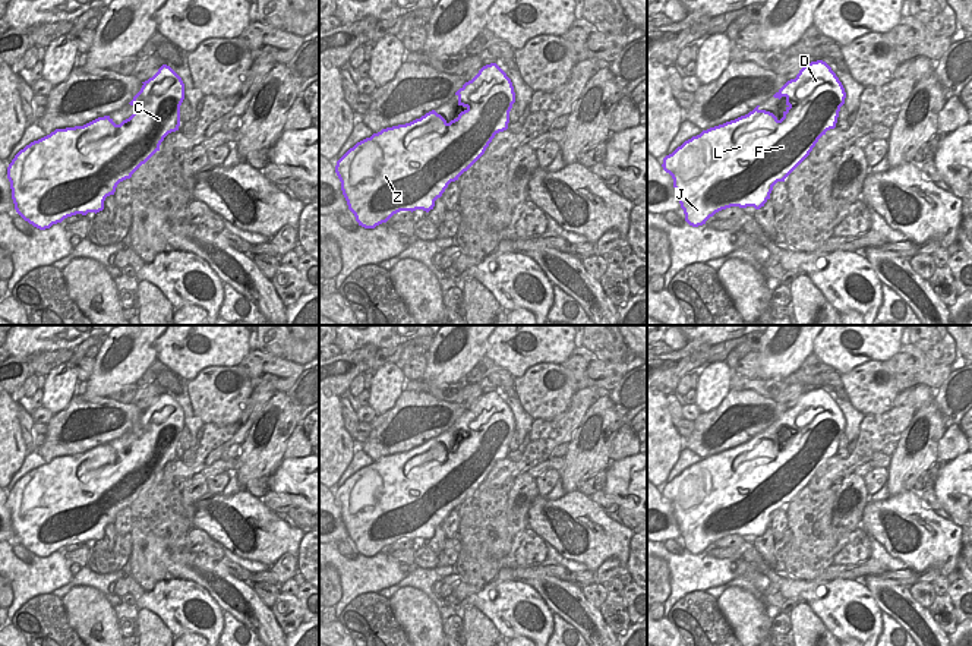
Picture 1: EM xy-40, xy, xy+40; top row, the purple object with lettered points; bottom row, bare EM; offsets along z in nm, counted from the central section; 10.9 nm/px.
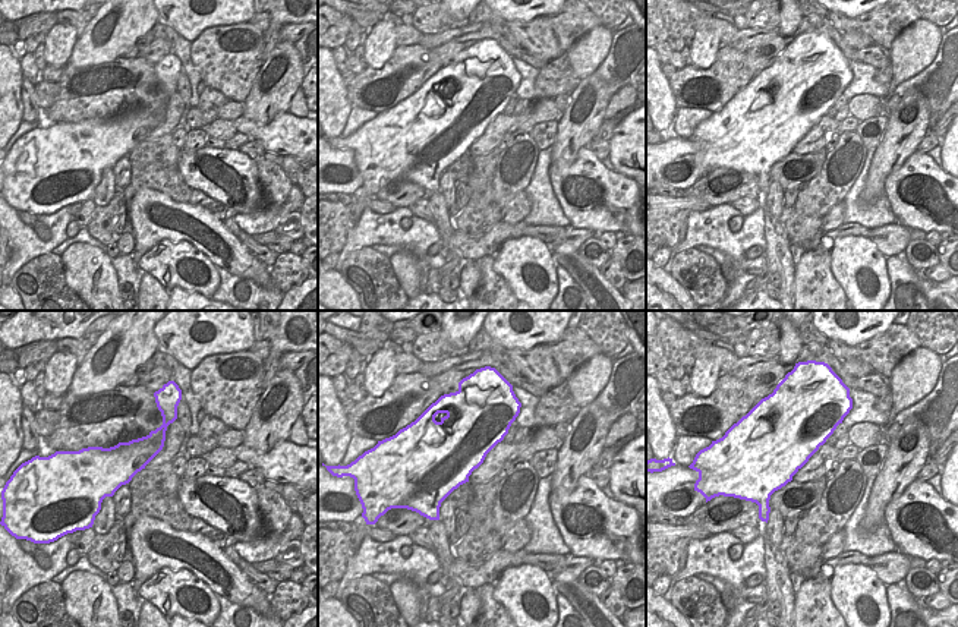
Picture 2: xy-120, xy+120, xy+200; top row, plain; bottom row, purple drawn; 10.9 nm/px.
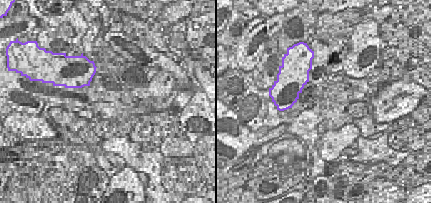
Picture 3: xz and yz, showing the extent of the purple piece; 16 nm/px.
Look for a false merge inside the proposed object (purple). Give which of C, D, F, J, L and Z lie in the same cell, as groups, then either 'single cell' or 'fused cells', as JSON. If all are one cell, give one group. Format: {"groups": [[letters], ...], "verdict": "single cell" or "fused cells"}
{"groups": [["C", "D", "F", "J", "L", "Z"]], "verdict": "single cell"}

